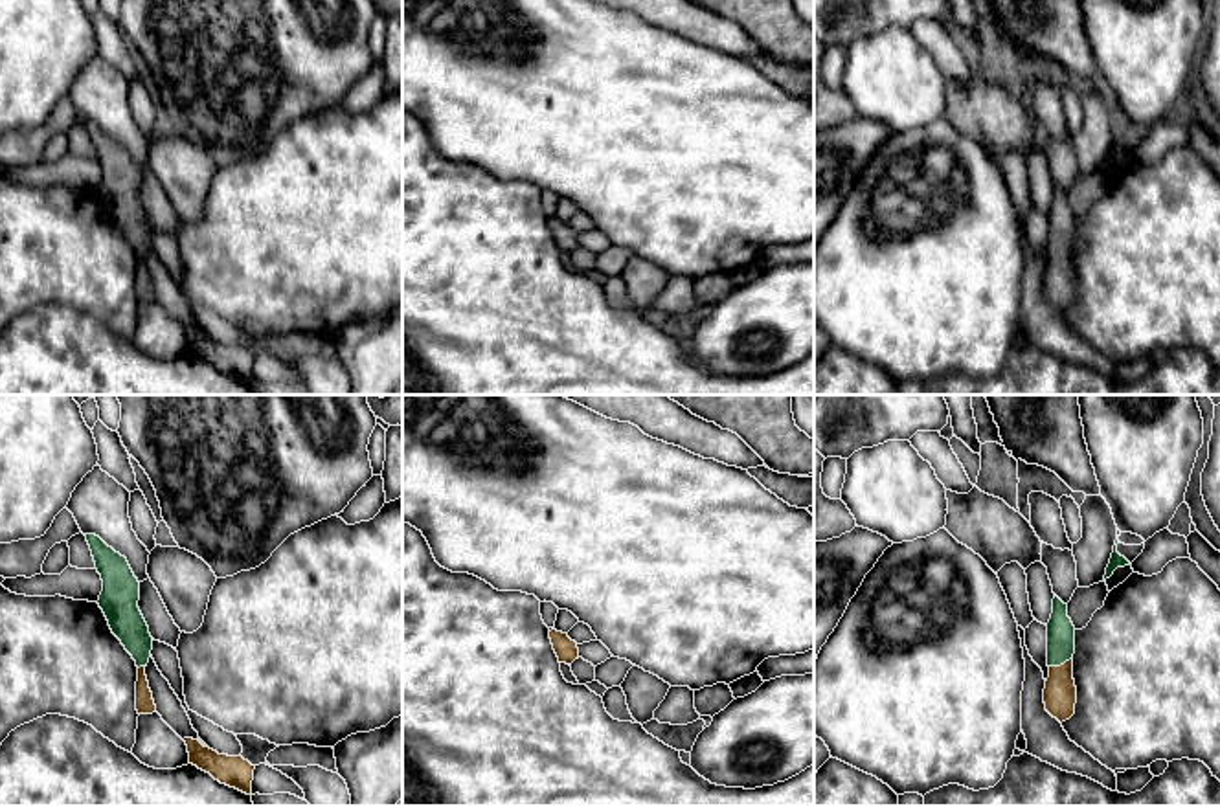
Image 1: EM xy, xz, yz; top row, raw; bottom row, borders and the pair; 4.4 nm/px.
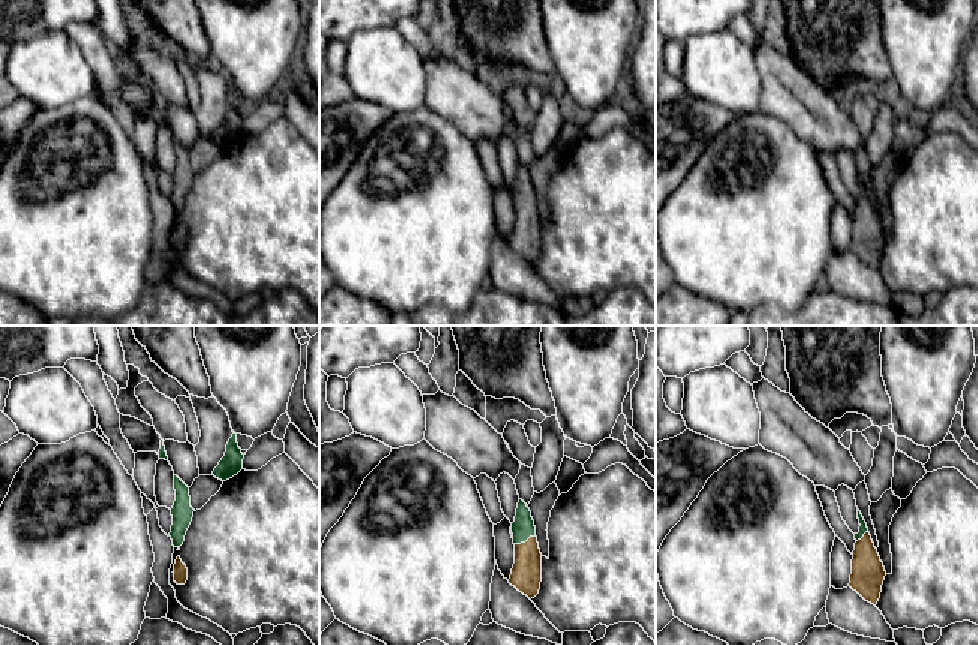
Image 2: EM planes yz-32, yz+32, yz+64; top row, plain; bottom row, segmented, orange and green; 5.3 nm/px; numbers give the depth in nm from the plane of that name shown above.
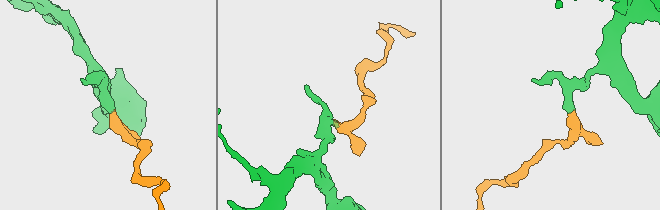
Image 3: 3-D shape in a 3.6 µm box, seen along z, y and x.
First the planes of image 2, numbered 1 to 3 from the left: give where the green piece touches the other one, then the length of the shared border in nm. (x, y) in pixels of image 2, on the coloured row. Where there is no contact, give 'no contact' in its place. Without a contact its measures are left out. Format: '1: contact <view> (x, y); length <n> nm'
1: no contact
2: contact yz+32 (525, 542); length 120 nm
3: contact yz+64 (863, 537); length 90 nm

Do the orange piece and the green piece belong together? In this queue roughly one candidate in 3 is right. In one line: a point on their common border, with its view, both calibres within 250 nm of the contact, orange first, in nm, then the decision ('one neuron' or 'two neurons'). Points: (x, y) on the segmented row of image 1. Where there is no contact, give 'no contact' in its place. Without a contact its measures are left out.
meets orange in yz at (1061, 665); 140 nm thick on the orange side, 130 nm on the other; one neuron

